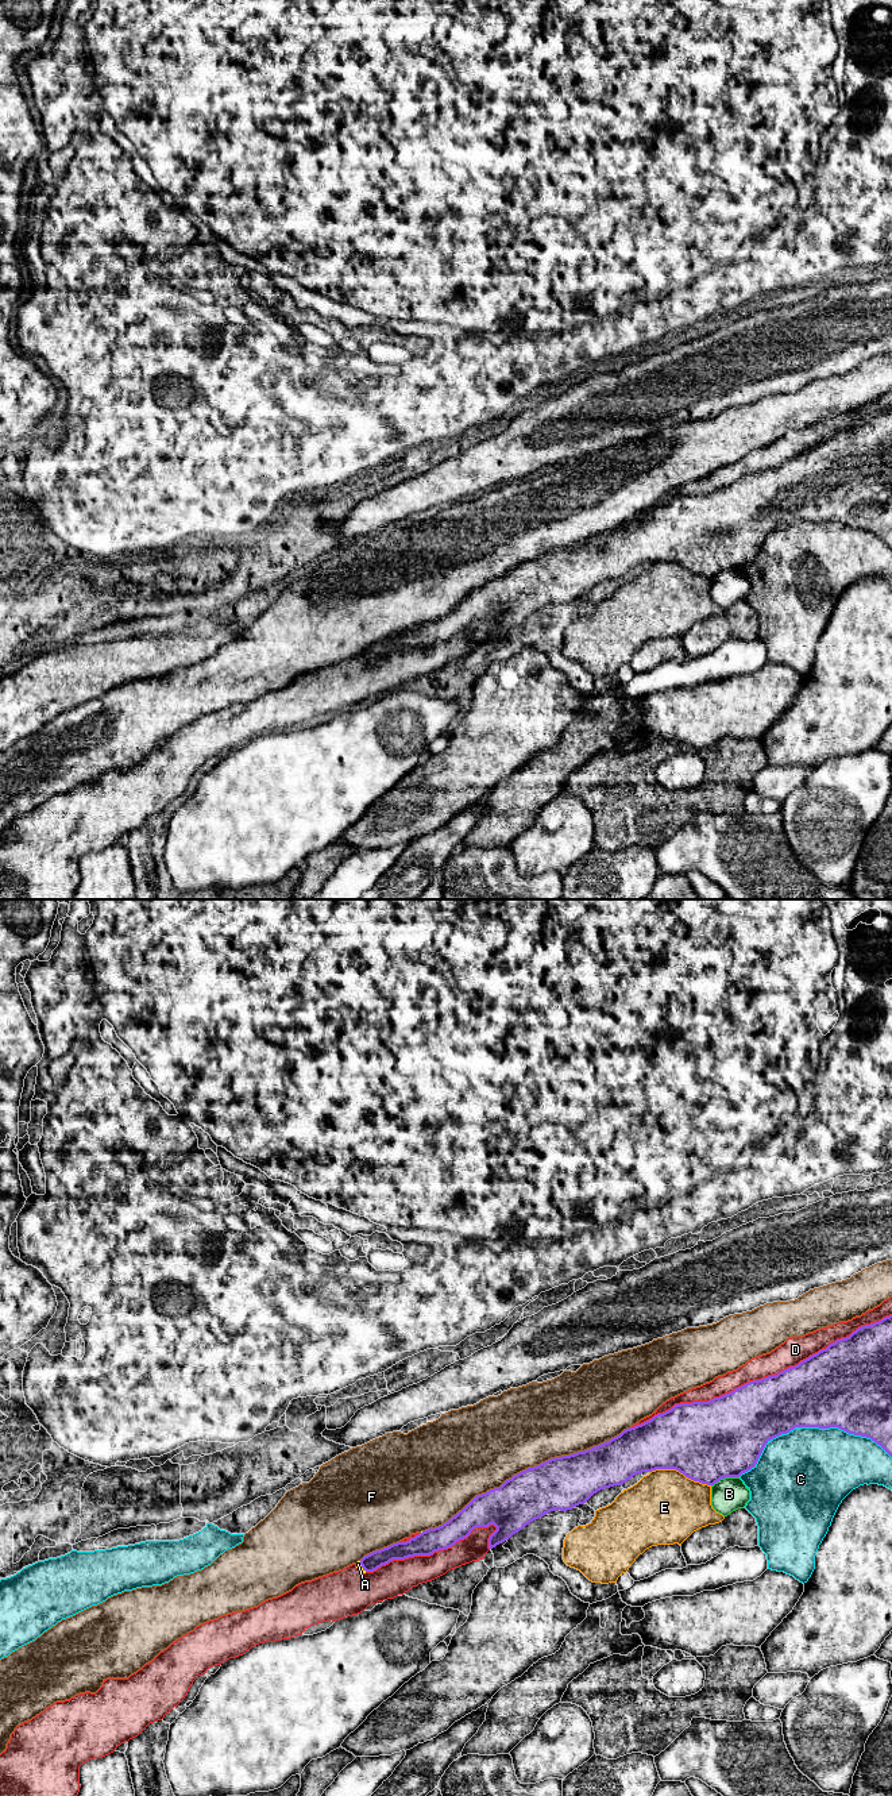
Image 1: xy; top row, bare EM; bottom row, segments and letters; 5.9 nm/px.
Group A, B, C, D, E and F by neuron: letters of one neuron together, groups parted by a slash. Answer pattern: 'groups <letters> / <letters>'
groups A D / B / C / E / F

